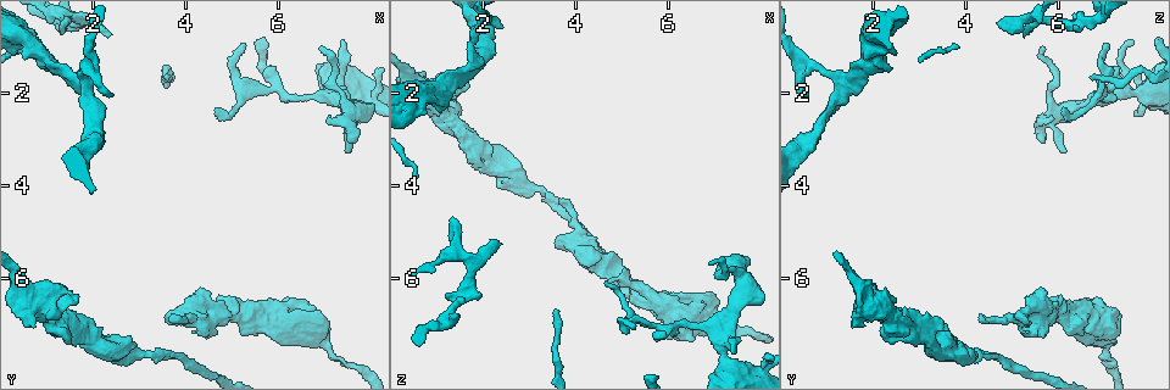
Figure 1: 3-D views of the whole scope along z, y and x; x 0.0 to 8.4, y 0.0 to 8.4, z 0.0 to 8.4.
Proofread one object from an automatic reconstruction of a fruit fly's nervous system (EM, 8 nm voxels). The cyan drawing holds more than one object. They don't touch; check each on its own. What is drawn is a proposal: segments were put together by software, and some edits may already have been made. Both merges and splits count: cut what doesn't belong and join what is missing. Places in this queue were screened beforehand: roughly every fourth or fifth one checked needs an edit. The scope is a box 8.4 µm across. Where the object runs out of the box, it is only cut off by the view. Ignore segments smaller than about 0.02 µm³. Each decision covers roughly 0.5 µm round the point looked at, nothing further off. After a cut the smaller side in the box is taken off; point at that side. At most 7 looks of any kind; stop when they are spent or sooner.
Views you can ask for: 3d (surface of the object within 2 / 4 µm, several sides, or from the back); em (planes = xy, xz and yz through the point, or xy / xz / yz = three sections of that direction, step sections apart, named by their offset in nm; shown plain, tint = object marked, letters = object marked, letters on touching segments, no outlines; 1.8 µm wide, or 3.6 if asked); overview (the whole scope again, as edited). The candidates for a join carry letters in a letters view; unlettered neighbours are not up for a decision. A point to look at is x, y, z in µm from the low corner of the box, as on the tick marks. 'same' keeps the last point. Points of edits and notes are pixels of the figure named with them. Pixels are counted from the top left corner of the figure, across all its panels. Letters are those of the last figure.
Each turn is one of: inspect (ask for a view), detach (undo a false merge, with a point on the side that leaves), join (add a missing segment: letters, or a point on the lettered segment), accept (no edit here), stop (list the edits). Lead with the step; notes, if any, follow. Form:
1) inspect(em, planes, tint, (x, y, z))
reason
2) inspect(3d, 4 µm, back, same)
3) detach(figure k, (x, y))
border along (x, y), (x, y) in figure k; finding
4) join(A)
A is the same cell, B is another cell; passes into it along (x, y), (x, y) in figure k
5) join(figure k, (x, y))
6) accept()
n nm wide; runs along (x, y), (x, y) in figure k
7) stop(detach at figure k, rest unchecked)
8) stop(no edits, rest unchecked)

inspect(3d, 2 µm, (2.40, 0.75, 5.25))
free end

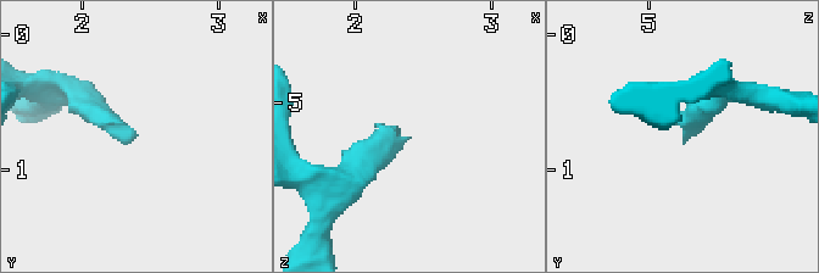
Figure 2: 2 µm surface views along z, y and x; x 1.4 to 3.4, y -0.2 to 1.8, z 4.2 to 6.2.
inspect(em, xz, step 4, letters, (2.36, 0.78, 5.26))
need the tissue

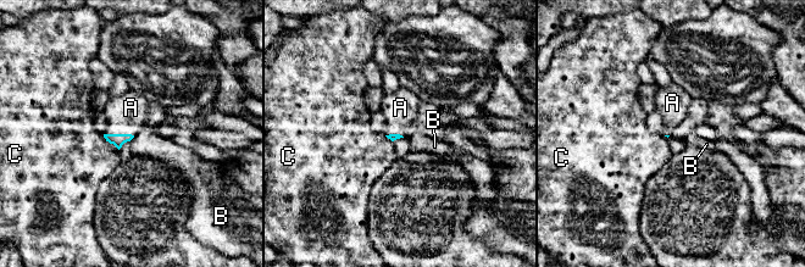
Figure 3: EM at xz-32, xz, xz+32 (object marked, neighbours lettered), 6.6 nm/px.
accept()
A, B and C are other cells; border along (103, 135), (118, 150) in figure 3; no lettered segment goes on from it

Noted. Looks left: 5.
inspect(em, planes, letters, (0.95, 1.25, 2.00))
sudden change in width

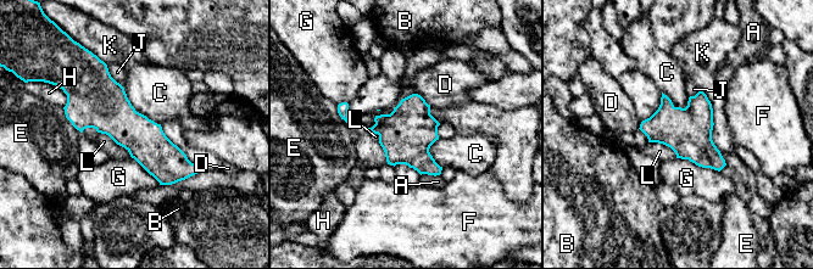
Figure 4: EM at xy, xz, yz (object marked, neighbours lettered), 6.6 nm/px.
accept()
K touches over 440 nm; A, B, C, D, E, F, G, H, J, K and L are other cells; border along (99, 132), (109, 135), (131, 156) in figure 4; continuous, no second neuron

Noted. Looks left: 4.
inspect(em, planes, letters, (7.05, 2.10, 7.10))
calibre changes

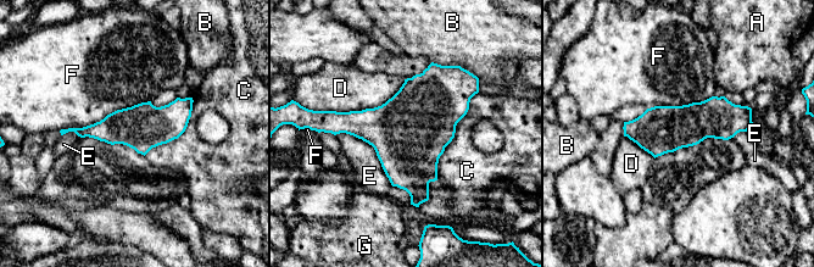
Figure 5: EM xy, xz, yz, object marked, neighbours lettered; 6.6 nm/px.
accept()
300 nm wide; A, B, C, D, E, F and G are other cells; border along (478, 92), (440, 156), (436, 174) in figure 5; continuous, no second neuron

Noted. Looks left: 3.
stop(no edits, rest unchecked)

